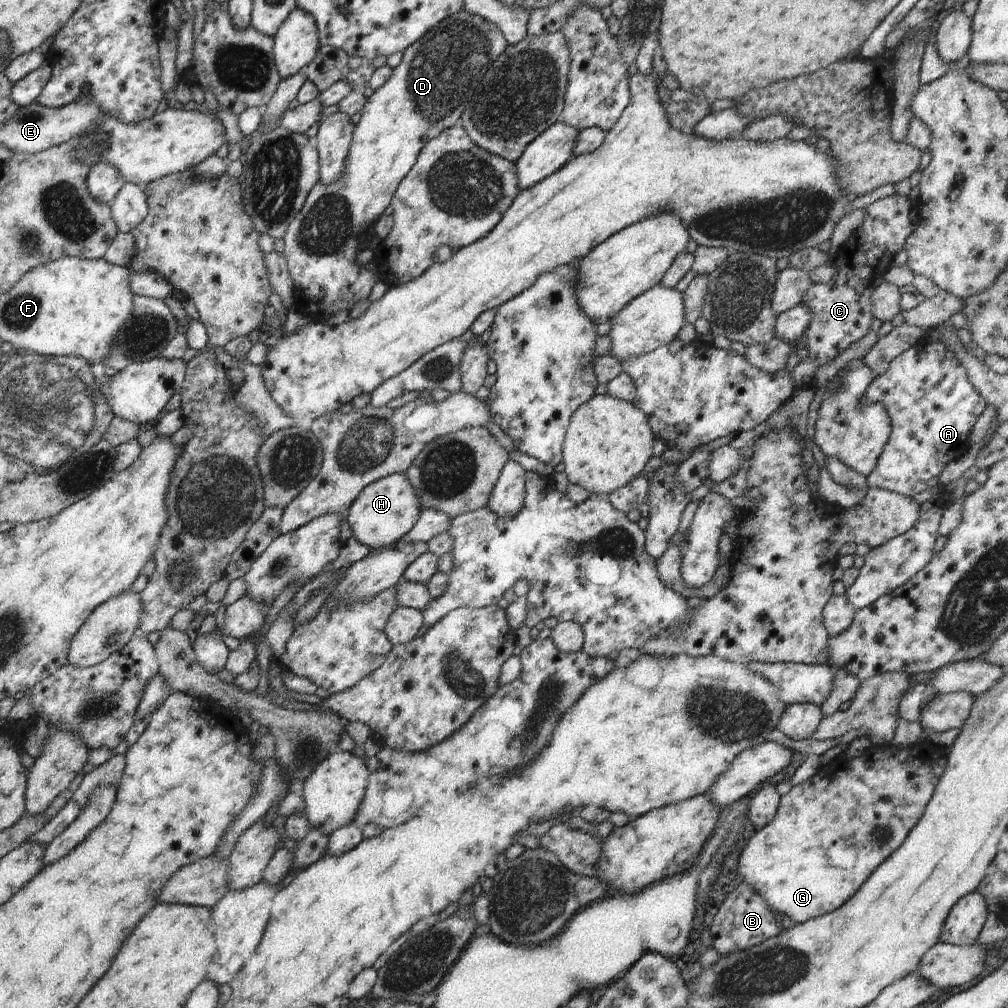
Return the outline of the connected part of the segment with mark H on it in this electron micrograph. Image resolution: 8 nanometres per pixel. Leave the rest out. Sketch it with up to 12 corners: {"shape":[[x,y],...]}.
{"shape":[[407,476],[363,488],[346,517],[377,549],[402,539],[423,509]]}

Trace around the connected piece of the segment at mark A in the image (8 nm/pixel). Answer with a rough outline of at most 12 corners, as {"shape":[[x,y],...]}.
{"shape":[[944,343],[889,362],[861,405],[891,433],[867,486],[938,486],[987,402]]}

